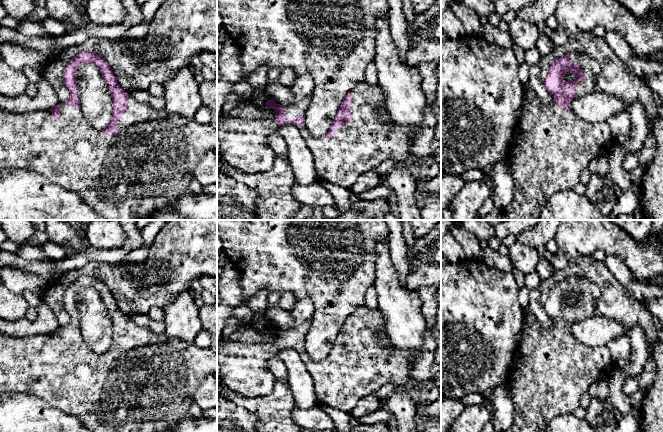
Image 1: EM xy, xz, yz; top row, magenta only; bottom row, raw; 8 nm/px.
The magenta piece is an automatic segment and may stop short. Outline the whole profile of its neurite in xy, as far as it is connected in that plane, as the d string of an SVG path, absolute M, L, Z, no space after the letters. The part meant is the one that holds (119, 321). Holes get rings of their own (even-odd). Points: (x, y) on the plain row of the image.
M85 274L72 282L62 300L70 321L52 333L27 337L0 333L0 394L15 391L34 395L46 404L80 419L91 432L171 432L178 422L188 417L198 386L208 375L217 373L216 352L135 324L120 312L109 288L94 275ZM85 288L94 288L99 293L112 320L111 346L102 354L92 351L82 338L76 296Z

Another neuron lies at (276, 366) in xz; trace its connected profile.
M272 356L268 361L268 369L275 379L288 384L287 367L279 356Z

